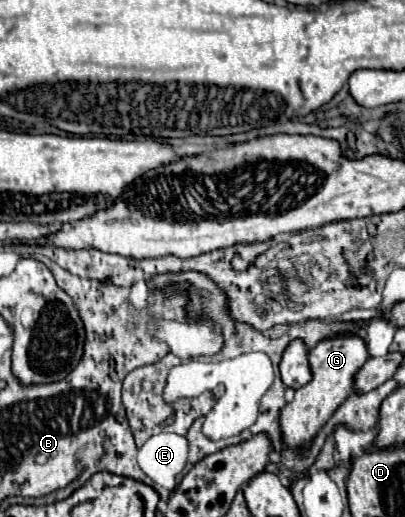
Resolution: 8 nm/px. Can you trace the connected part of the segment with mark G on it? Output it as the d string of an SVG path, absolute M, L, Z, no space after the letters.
M339 335L331 339L323 339L309 351L309 363L313 371L313 379L299 387L295 399L287 403L281 411L281 431L285 445L289 447L307 447L317 431L327 423L327 419L337 411L337 407L353 393L355 375L369 359L369 351L365 341L359 335Z

